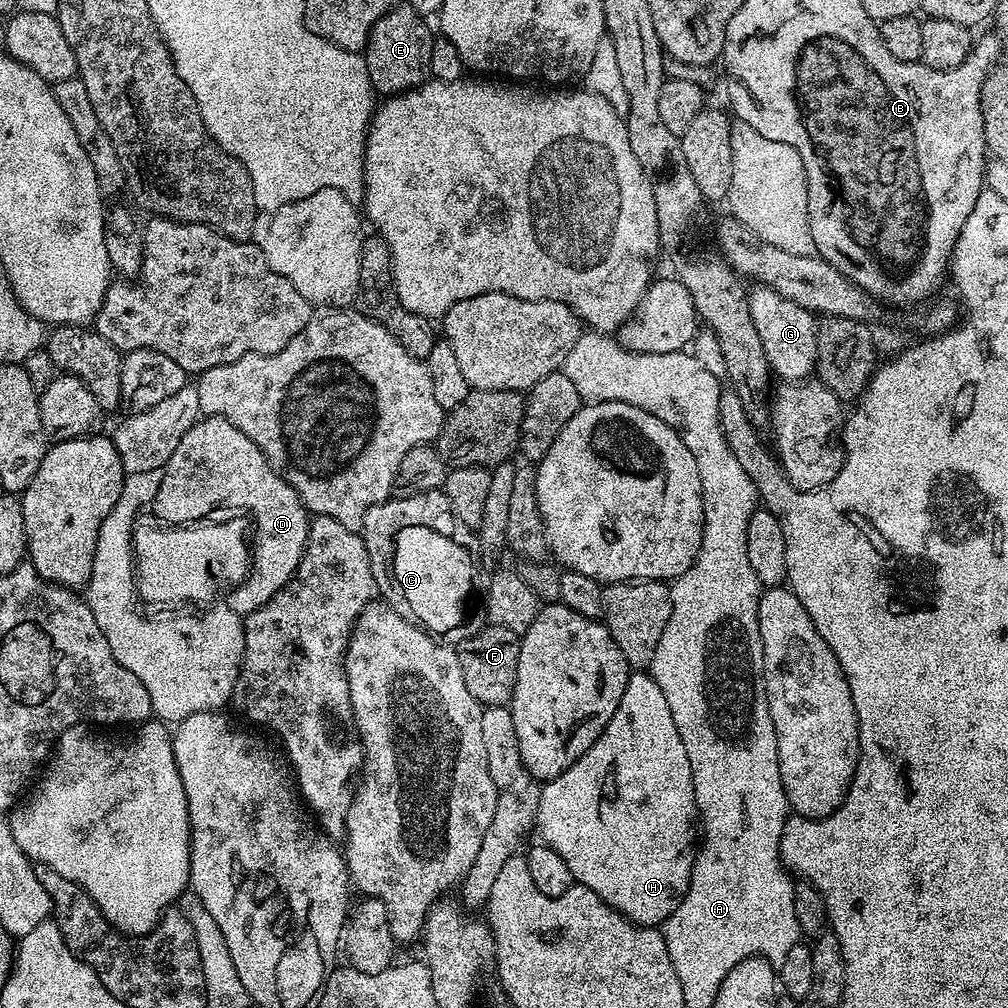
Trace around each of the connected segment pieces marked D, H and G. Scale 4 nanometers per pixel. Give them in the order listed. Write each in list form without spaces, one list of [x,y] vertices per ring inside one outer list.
[[[204,416],[197,420],[195,426],[182,434],[178,450],[174,450],[174,454],[164,465],[164,484],[158,486],[158,494],[151,502],[150,512],[153,512],[157,521],[164,522],[166,502],[189,496],[191,507],[197,510],[200,509],[202,493],[225,495],[231,489],[228,487],[232,484],[232,460],[236,460],[240,467],[240,501],[256,508],[256,516],[260,516],[260,548],[256,548],[256,576],[248,580],[246,606],[242,606],[242,614],[247,614],[270,602],[270,598],[274,598],[278,590],[288,585],[288,579],[296,572],[308,544],[310,523],[310,513],[298,494],[272,469],[257,444],[246,438],[246,434],[238,430],[238,426],[226,422],[226,418]]]
[[[636,670],[631,673],[626,682],[626,690],[622,694],[622,702],[618,702],[618,710],[614,710],[614,718],[606,722],[606,730],[562,774],[558,774],[550,781],[547,781],[540,789],[541,800],[538,802],[535,827],[540,828],[539,839],[549,844],[557,854],[570,866],[570,874],[573,881],[581,884],[583,888],[594,890],[602,902],[606,902],[615,912],[621,912],[627,920],[641,926],[660,926],[667,920],[670,913],[682,902],[686,890],[690,886],[692,877],[692,864],[696,861],[696,849],[698,847],[698,813],[696,810],[696,799],[692,789],[692,771],[690,770],[690,758],[686,758],[686,746],[682,746],[682,738],[678,734],[678,726],[674,726],[674,718],[670,715],[670,706],[666,703],[666,694],[658,682],[654,682],[651,674],[644,670]]]
[[[753,287],[748,293],[748,301],[754,326],[762,338],[762,350],[766,350],[768,365],[772,367],[773,373],[784,382],[807,381],[816,371],[817,317],[792,302],[790,298],[779,296],[773,288]]]

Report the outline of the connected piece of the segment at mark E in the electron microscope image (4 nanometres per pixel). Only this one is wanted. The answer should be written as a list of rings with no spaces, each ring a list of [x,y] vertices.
[[[407,2],[393,3],[386,15],[378,18],[378,22],[374,22],[368,35],[368,42],[362,49],[373,93],[380,95],[381,92],[381,97],[387,98],[396,95],[397,92],[409,92],[412,88],[419,88],[429,79],[428,67],[430,66],[430,50],[432,49],[434,32],[432,33],[428,29],[428,24],[429,21],[425,17],[419,16]]]

